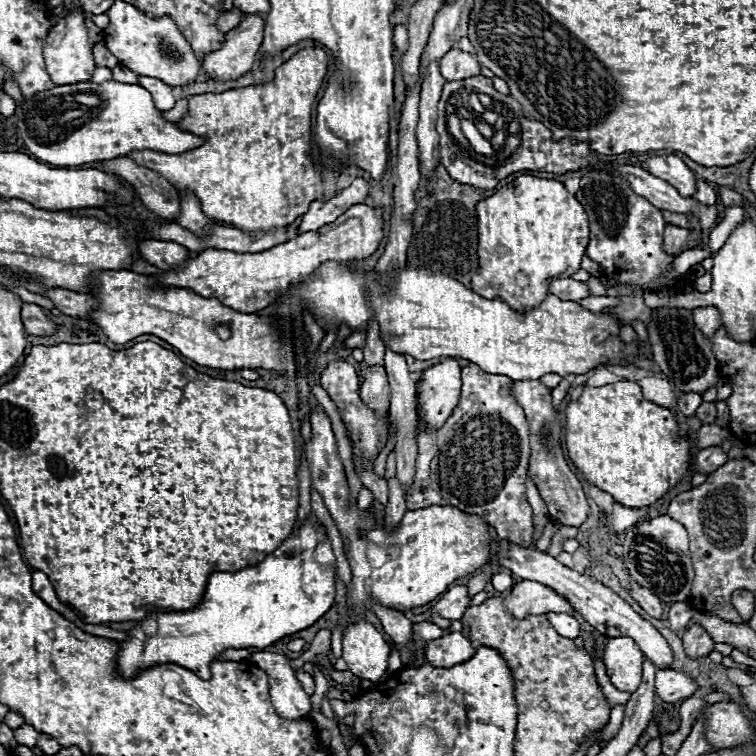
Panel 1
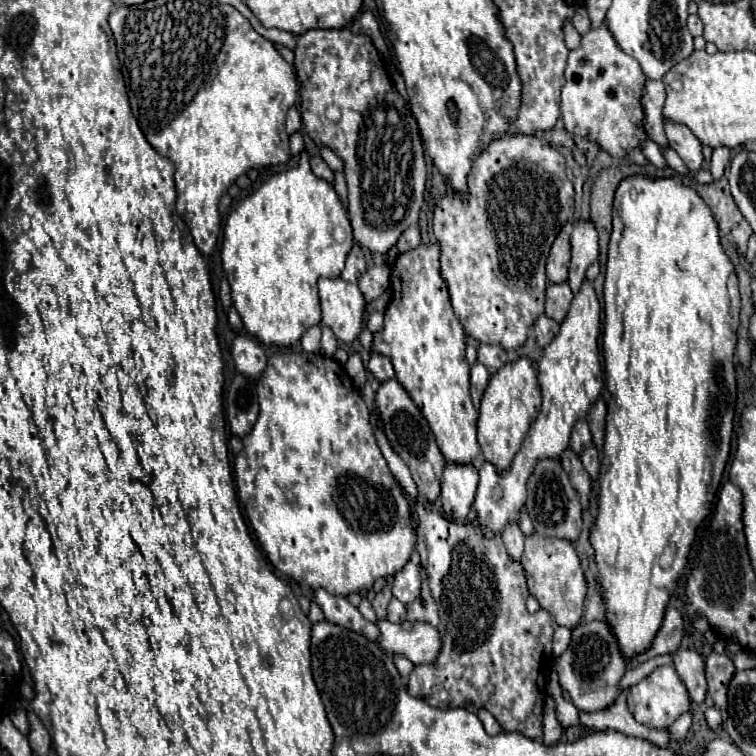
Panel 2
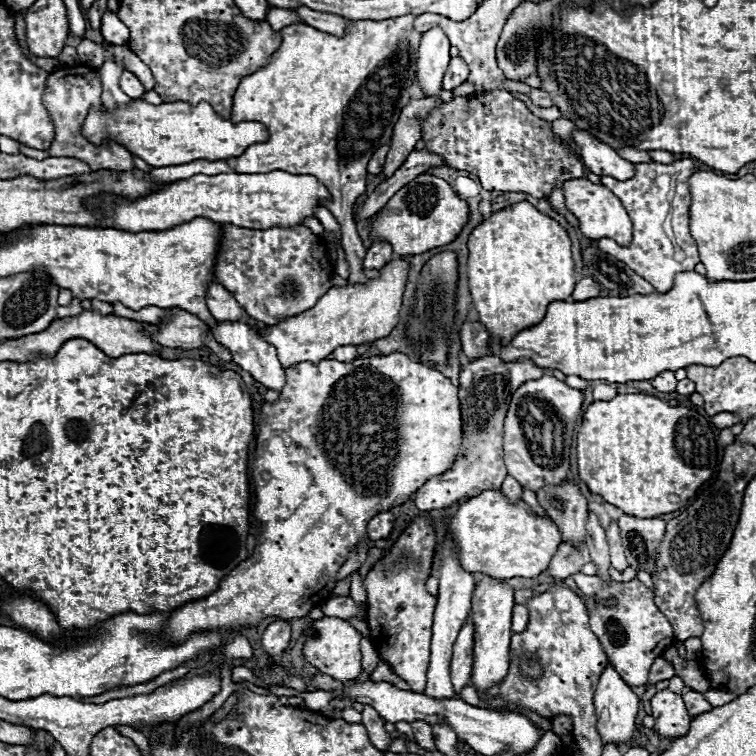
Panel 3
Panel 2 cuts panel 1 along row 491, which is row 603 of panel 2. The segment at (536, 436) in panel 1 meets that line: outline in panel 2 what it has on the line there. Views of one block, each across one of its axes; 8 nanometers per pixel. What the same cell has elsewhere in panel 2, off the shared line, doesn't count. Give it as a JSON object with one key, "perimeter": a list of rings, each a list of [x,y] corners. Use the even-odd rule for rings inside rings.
{"perimeter":[[[538,532],[526,536],[524,544],[526,546],[520,564],[526,572],[530,594],[538,600],[540,608],[548,610],[554,616],[560,626],[574,628],[580,622],[582,604],[586,596],[586,580],[574,546],[564,538],[544,538]]]}

